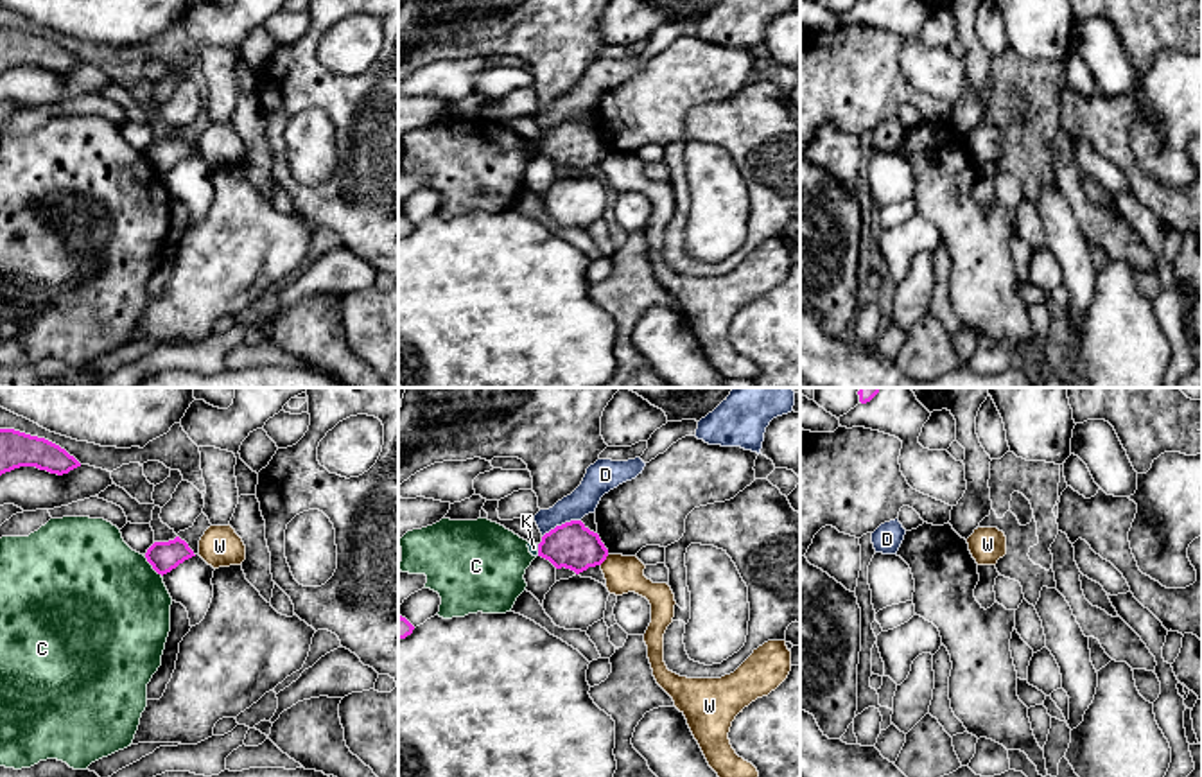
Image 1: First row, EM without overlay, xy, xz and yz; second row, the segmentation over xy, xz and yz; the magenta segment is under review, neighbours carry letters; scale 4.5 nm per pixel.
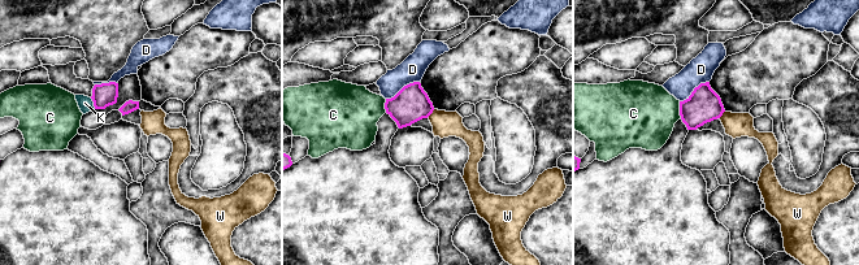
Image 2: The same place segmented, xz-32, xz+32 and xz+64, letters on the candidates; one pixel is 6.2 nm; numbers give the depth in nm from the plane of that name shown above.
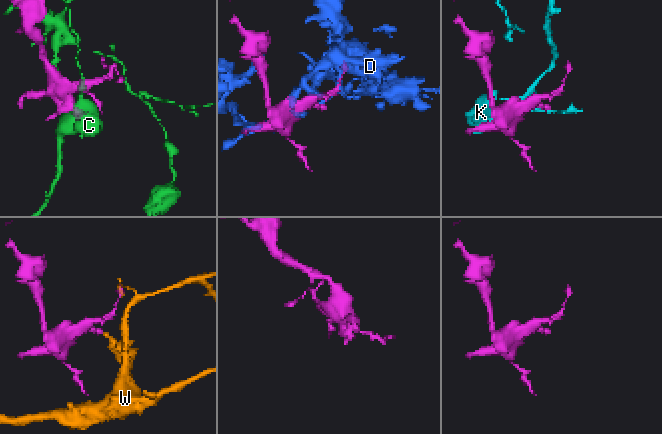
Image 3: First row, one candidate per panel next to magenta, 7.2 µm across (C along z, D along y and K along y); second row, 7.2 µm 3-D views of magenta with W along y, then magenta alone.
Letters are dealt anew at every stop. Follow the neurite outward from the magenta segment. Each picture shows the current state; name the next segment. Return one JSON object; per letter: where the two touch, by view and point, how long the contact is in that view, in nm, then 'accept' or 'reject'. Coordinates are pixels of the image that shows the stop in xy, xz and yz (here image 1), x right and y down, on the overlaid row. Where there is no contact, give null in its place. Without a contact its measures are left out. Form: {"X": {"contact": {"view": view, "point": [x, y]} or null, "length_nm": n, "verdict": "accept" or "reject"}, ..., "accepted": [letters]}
{"C": {"contact": {"view": "xy", "point": [153, 567]}, "length_nm": 120, "verdict": "reject"}, "D": {"contact": {"view": "xz", "point": [562, 524]}, "length_nm": 190, "verdict": "reject"}, "K": {"contact": {"view": "xz", "point": [539, 550]}, "length_nm": 60, "verdict": "reject"}, "W": {"contact": {"view": "xz", "point": [603, 560]}, "length_nm": 60, "verdict": "reject"}, "accepted": []}

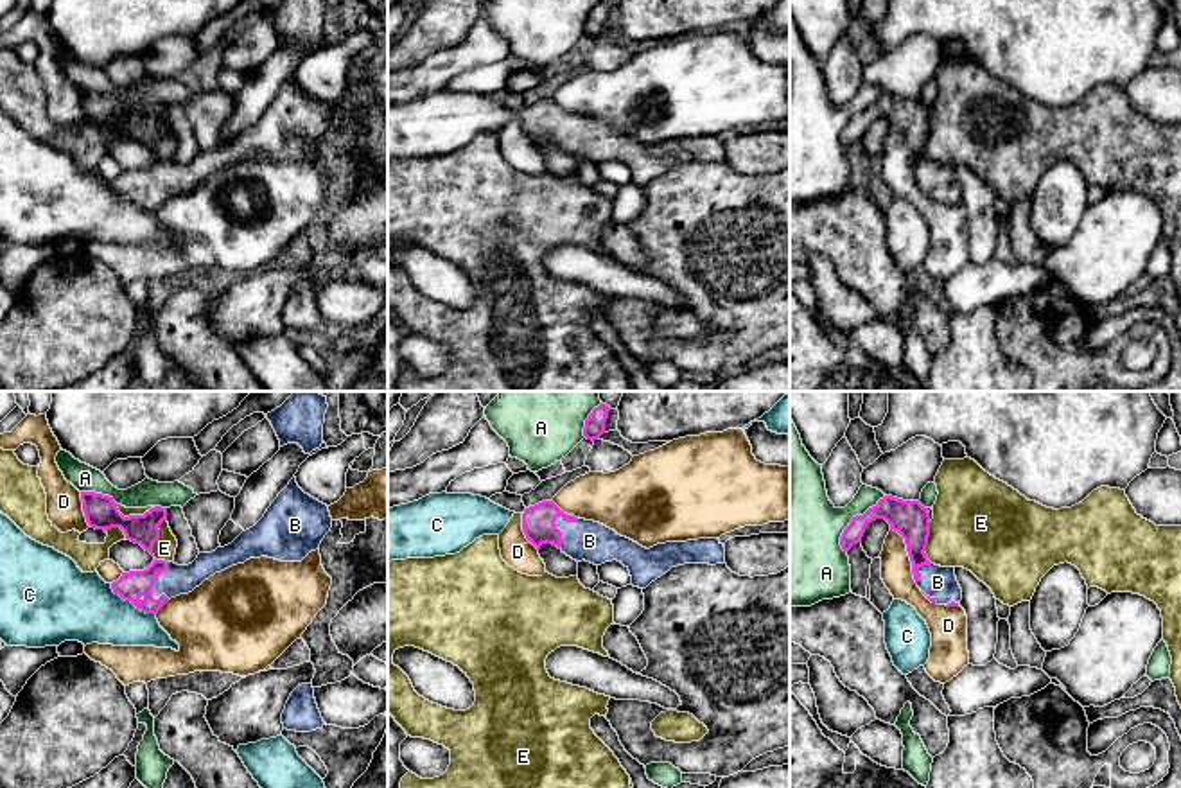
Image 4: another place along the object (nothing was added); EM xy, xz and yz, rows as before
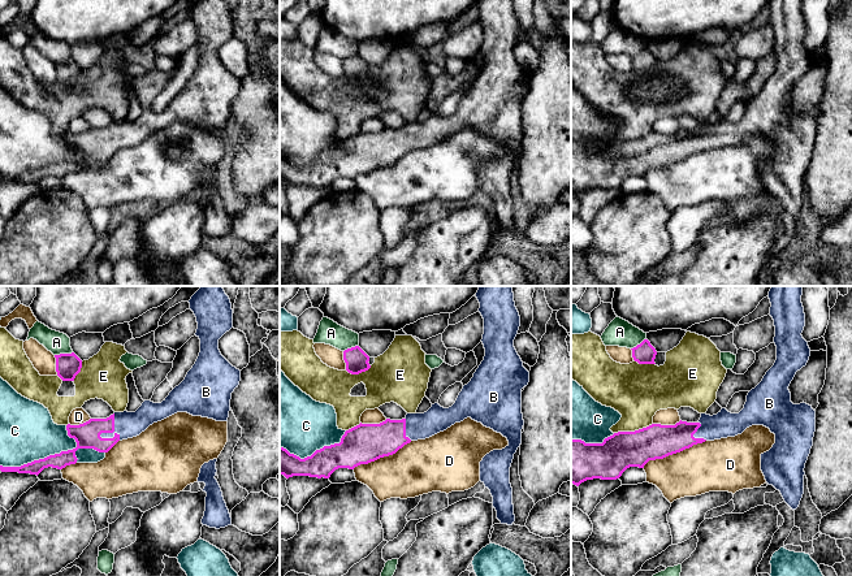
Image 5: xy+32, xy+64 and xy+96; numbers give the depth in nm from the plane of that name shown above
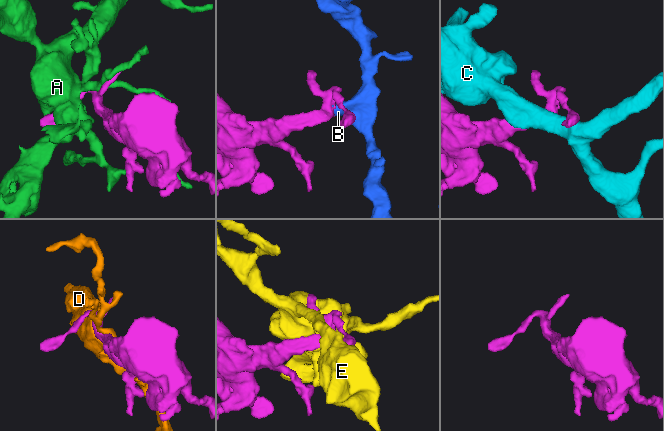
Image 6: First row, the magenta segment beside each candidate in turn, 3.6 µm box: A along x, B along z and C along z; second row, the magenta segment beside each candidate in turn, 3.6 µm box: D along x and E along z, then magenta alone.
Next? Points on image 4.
{"A": {"contact": {"view": "yz", "point": [851, 519]}, "length_nm": 320, "verdict": "reject"}, "B": {"contact": {"view": "xz", "point": [555, 525]}, "length_nm": 160, "verdict": "accept"}, "C": {"contact": {"view": "xy", "point": [131, 602]}, "length_nm": 240, "verdict": "reject"}, "D": {"contact": {"view": "yz", "point": [907, 546]}, "length_nm": 190, "verdict": "reject"}, "E": {"contact": {"view": "xy", "point": [153, 544]}, "length_nm": 200, "verdict": "reject"}, "accepted": ["B"]}

